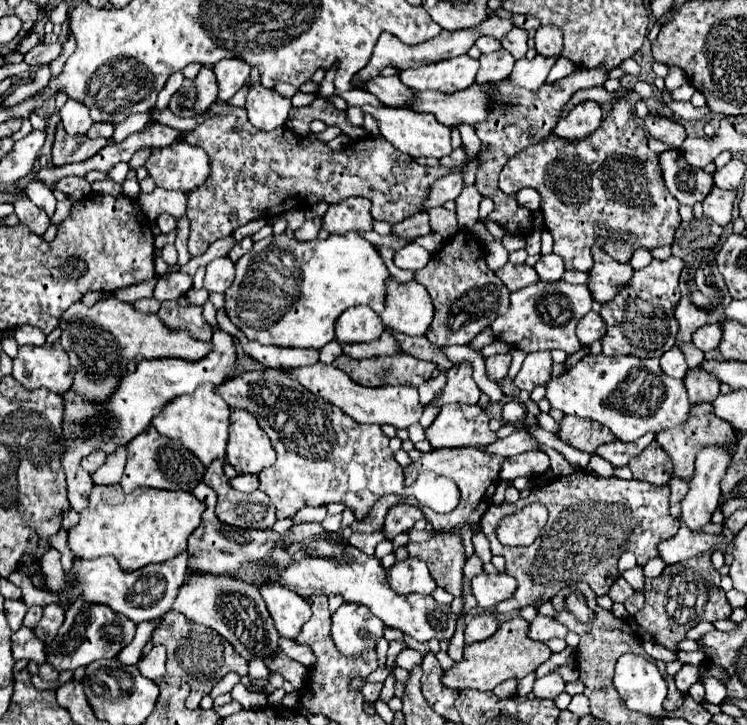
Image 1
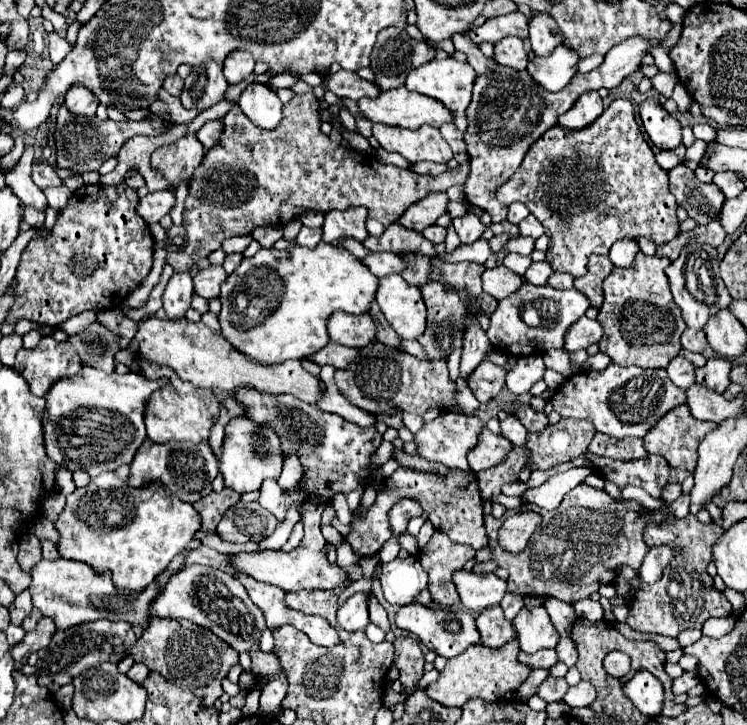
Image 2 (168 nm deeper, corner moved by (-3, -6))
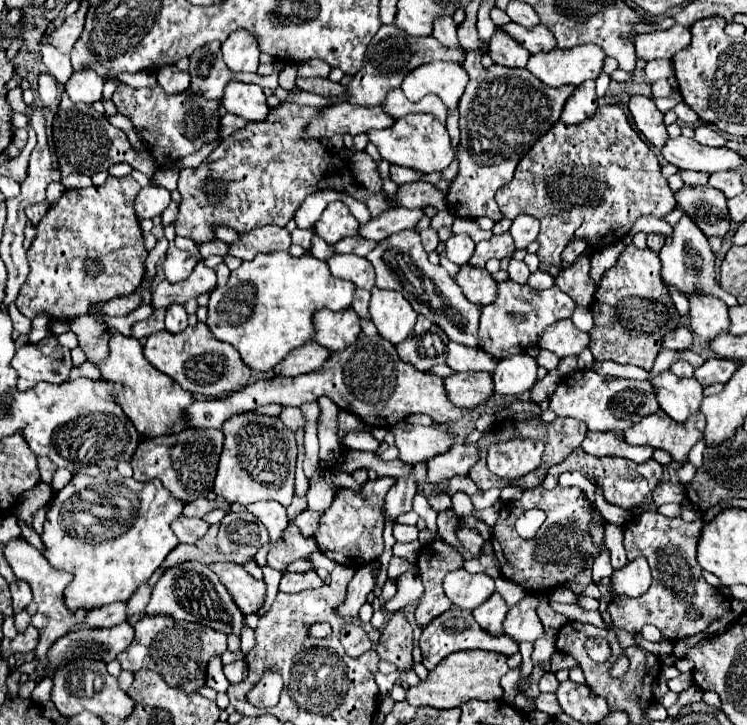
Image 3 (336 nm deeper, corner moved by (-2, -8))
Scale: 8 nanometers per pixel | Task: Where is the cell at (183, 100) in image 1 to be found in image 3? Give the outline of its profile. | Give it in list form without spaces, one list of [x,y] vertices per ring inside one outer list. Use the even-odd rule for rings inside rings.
[[[207,43],[191,55],[189,65],[191,87],[189,95],[203,95],[205,99],[219,101],[227,83],[259,83],[262,88],[277,89],[277,71],[269,76],[249,75],[249,73],[231,73],[221,57],[221,43]]]

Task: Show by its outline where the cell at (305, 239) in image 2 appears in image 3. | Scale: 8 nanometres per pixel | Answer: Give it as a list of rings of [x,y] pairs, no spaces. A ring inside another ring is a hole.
[[[295,229],[293,233],[291,233],[291,237],[293,237],[293,243],[297,243],[297,245],[301,245],[305,251],[309,251],[311,249],[311,239],[313,239],[313,229],[307,229],[307,231],[303,231],[303,229]]]

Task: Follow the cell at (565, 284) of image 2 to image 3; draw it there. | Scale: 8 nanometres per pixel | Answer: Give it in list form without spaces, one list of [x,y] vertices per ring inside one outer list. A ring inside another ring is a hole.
[[[537,269],[535,273],[531,273],[527,285],[533,287],[533,289],[549,289],[549,287],[555,285],[555,277],[549,275],[547,271],[539,271],[539,269]]]

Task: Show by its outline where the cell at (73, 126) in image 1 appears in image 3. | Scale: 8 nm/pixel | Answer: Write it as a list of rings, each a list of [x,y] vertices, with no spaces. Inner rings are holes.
[[[85,69],[71,75],[71,79],[65,83],[65,91],[73,103],[93,105],[101,101],[103,79],[93,69]]]

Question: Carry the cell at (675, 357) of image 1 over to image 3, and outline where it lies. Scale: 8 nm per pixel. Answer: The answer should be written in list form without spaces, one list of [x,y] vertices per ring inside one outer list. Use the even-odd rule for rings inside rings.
[[[677,361],[677,363],[671,365],[669,371],[675,373],[677,377],[693,377],[693,371],[695,371],[695,369],[693,369],[687,361]]]

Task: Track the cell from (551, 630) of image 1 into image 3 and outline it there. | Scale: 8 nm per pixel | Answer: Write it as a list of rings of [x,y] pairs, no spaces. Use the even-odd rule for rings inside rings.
[[[527,595],[515,607],[509,609],[503,627],[505,627],[505,633],[517,643],[523,643],[523,641],[533,643],[545,635],[545,627],[537,617],[537,605],[539,605],[539,599],[535,595]]]

